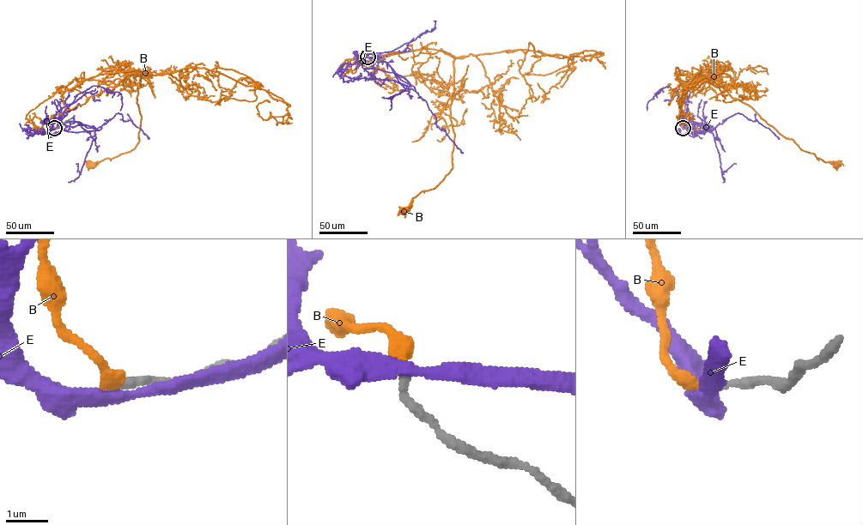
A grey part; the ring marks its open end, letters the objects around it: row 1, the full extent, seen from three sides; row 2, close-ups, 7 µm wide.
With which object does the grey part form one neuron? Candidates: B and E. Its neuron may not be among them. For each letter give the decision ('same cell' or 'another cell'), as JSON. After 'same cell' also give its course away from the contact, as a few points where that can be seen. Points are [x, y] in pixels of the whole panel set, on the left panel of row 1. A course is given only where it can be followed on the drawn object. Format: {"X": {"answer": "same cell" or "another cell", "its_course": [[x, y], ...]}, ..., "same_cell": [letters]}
{"B": {"answer": "same cell", "its_course": [[54, 128], [51, 116], [65, 111], [64, 91], [100, 74], [141, 70], [139, 141], [92, 165]]}, "E": {"answer": "another cell"}, "same_cell": ["B"]}

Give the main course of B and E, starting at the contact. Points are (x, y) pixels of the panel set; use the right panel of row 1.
B: (683, 128), (679, 114), (683, 91), (675, 73), (681, 69), (718, 84), (802, 150), (836, 165)
E: (683, 129), (695, 128), (694, 136), (686, 133), (688, 135), (681, 134), (678, 130)

